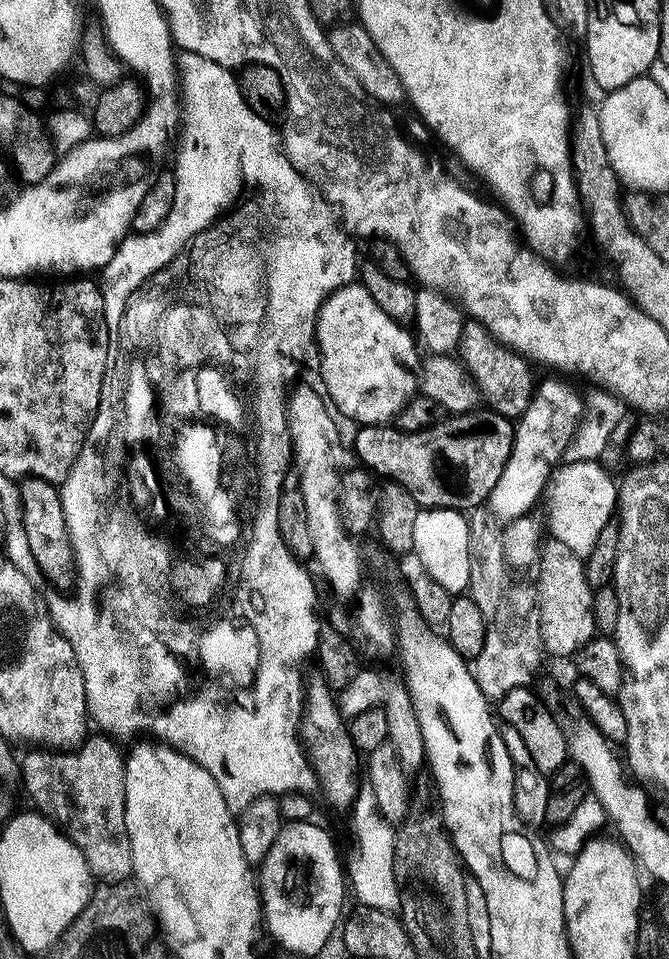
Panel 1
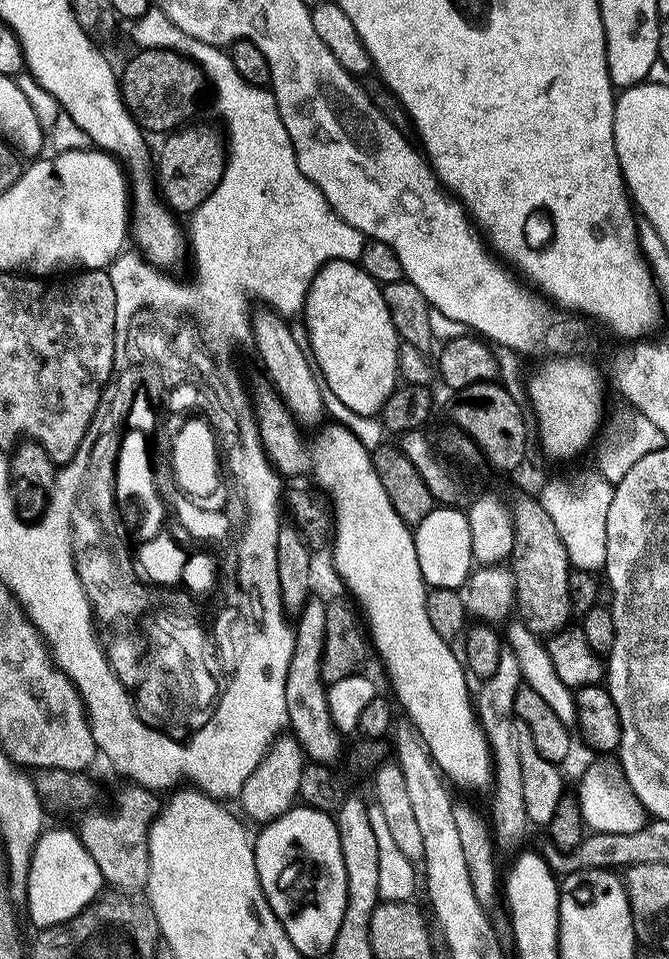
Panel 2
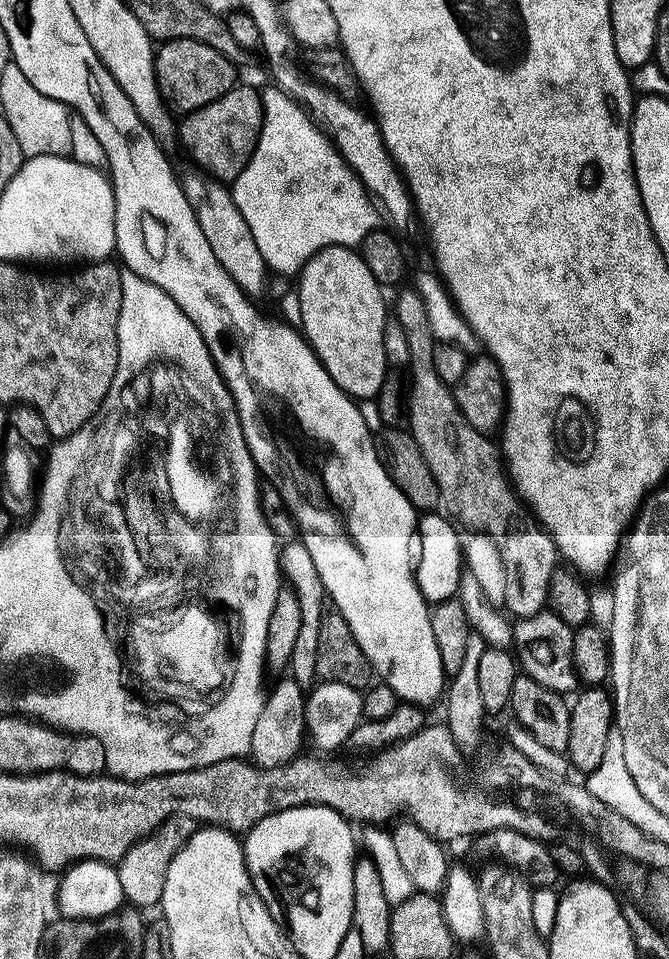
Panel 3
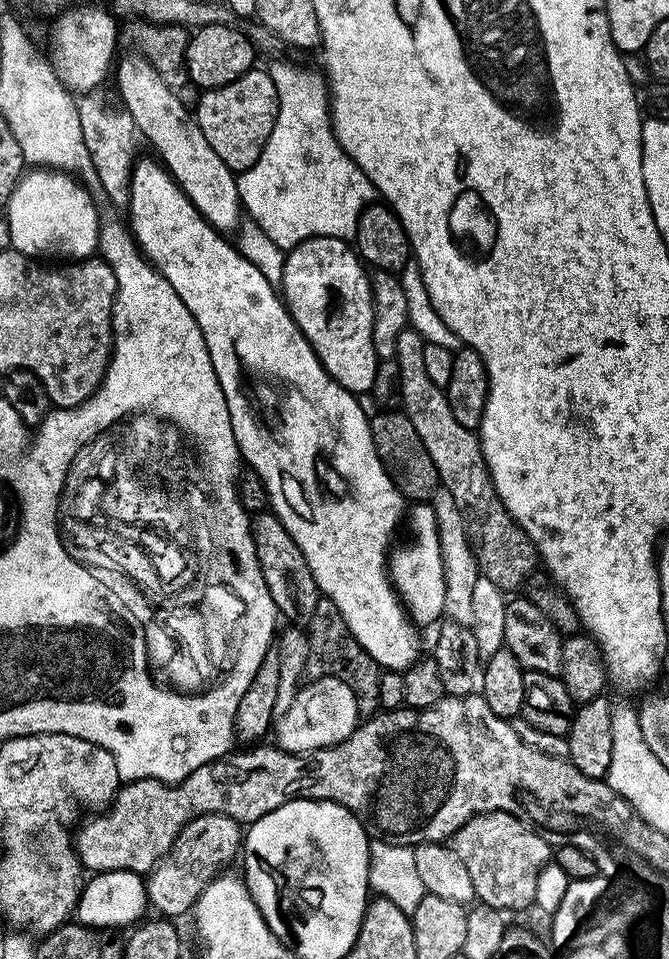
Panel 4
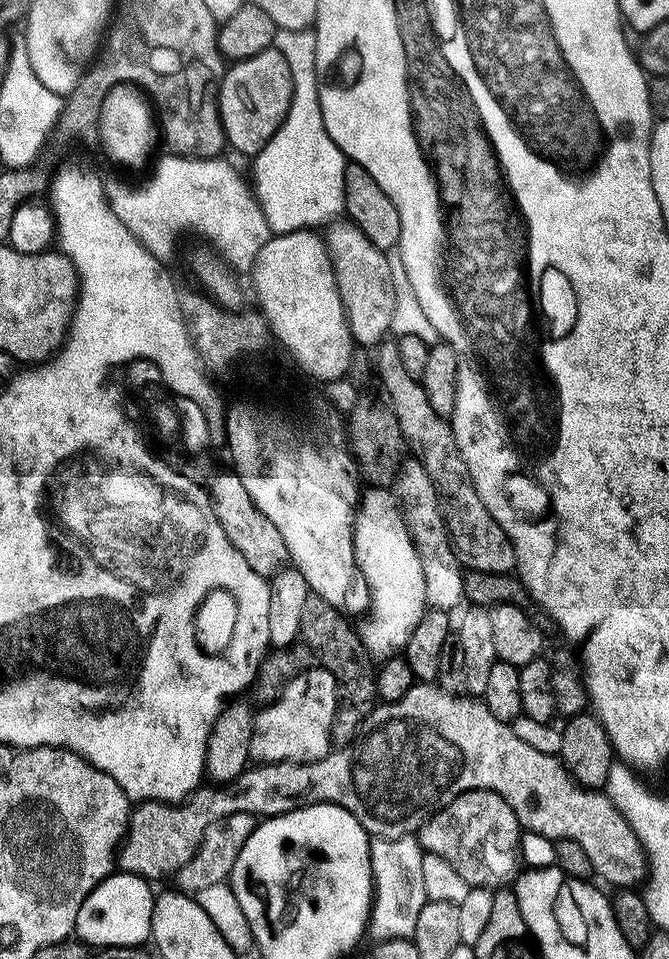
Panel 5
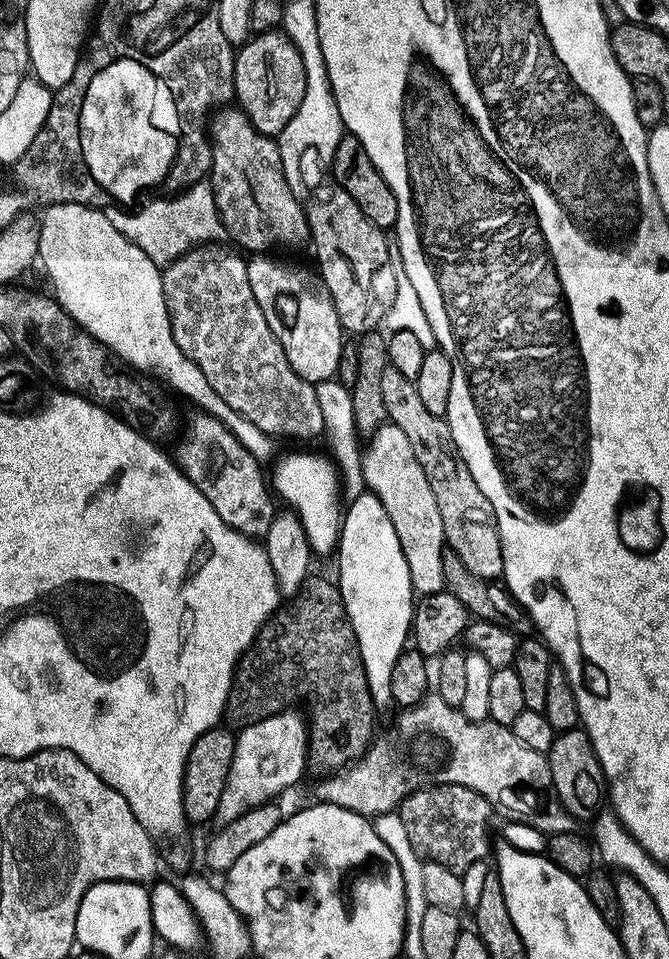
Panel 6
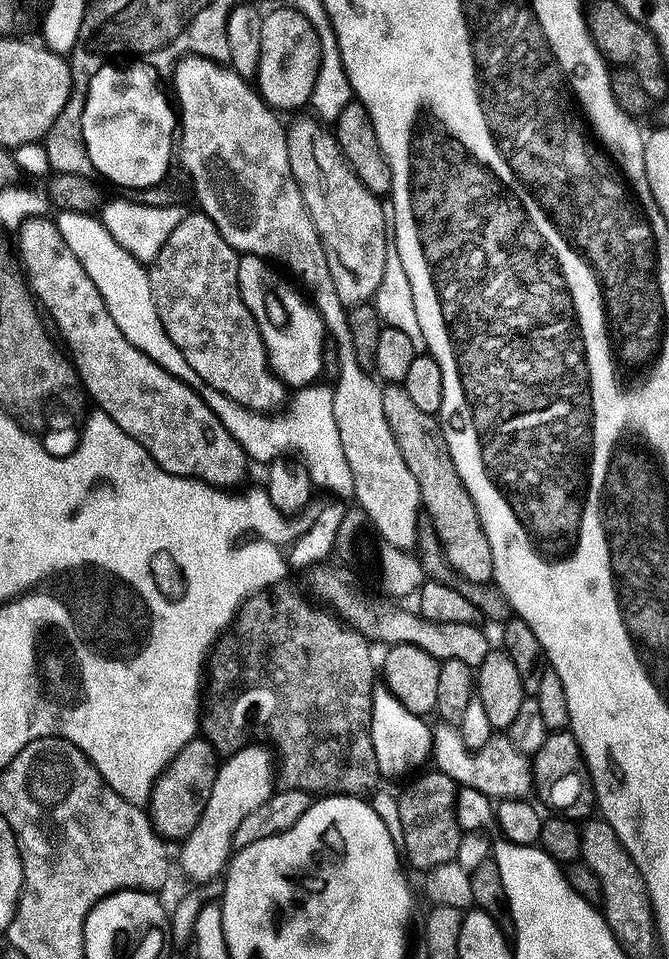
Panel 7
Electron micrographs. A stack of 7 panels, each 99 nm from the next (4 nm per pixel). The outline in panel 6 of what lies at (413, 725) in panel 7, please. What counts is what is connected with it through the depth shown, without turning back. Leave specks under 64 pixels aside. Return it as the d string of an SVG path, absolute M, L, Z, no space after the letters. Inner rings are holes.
M365 494L351 501L349 510L342 520L342 531L338 536L338 556L340 552L340 580L338 587L344 605L348 611L348 617L352 623L352 629L356 635L356 641L362 654L362 662L366 670L368 685L372 691L372 697L377 709L391 709L392 683L394 682L394 666L398 666L398 658L404 655L406 645L412 636L412 621L416 619L416 606L418 597L412 589L410 578L410 566L406 566L406 554L402 542L398 542L398 534L386 514L379 498L371 494Z

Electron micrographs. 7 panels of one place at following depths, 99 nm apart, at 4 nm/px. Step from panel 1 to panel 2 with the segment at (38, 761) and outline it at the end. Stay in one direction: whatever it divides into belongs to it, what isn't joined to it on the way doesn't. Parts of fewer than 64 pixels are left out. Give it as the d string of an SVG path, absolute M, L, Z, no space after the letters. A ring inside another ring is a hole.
M124 786L116 796L117 808L113 812L96 812L92 810L78 827L80 840L86 846L90 858L98 862L102 870L105 885L121 892L139 893L147 889L150 875L150 854L148 853L148 830L150 816L144 811L148 804L144 801L145 793L136 786Z

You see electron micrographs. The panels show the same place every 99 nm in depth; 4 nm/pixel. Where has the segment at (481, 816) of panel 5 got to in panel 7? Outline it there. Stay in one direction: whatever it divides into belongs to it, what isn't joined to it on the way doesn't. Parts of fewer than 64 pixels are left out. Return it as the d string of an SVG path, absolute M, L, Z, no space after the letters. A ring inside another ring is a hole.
M439 770L421 775L403 795L399 797L400 822L404 830L404 854L411 864L422 872L429 872L438 865L453 864L458 859L464 829L457 822L456 802L459 785Z

